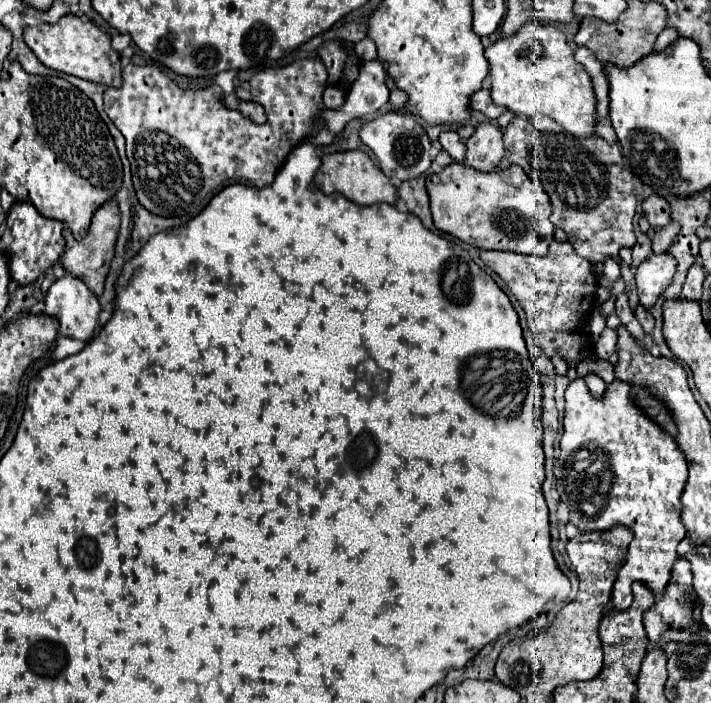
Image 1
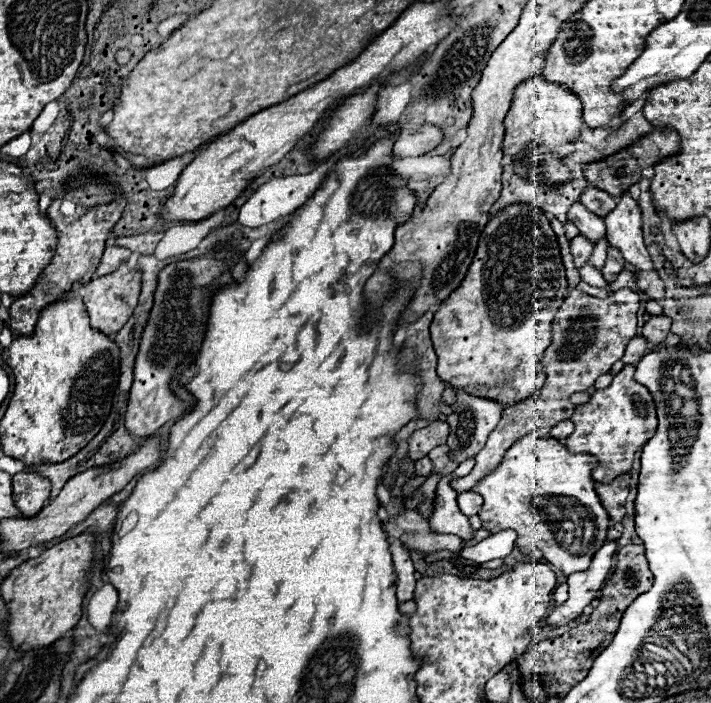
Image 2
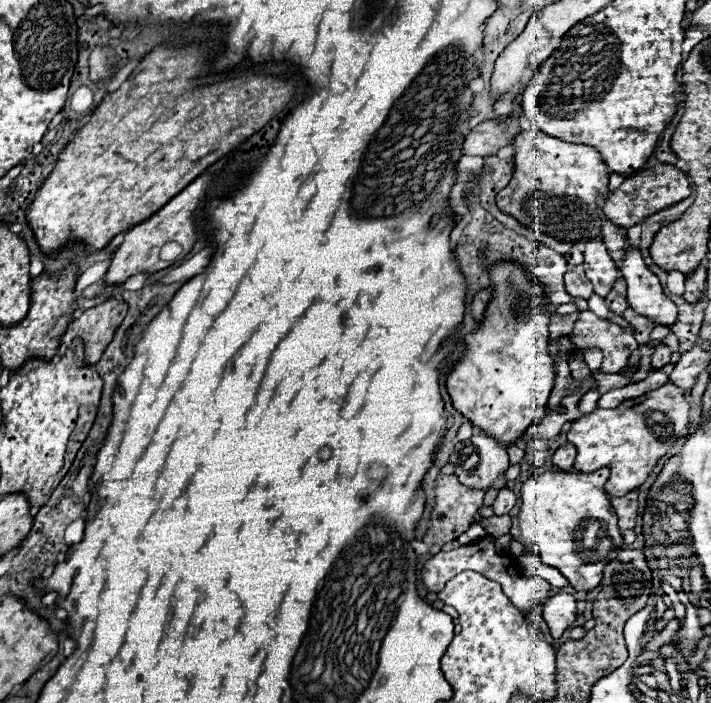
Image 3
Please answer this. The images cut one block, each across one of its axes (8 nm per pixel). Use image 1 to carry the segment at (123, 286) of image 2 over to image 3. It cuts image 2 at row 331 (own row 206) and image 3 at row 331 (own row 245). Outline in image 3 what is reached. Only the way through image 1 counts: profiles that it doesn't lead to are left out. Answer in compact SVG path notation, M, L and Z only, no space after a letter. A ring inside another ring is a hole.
M108 298L102 304L84 310L84 314L76 318L62 336L58 356L64 356L66 348L74 338L82 338L86 346L86 362L96 364L102 352L106 350L106 346L112 342L114 332L122 324L126 312L128 304L116 298Z

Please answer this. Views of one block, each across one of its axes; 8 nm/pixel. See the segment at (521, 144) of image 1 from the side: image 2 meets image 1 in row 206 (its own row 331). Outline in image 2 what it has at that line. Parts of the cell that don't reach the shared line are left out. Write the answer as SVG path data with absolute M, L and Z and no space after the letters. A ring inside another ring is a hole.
M628 288L612 292L608 298L596 298L580 290L572 290L568 298L564 298L552 322L552 344L546 350L542 362L546 372L544 386L530 400L504 408L500 424L488 436L486 446L476 454L476 466L472 468L472 472L458 480L452 480L450 486L456 492L472 490L488 472L492 472L492 468L496 468L496 464L500 464L504 452L512 446L512 442L520 440L520 436L528 436L540 428L550 430L560 424L560 420L570 420L576 408L570 402L570 396L594 386L596 378L608 374L612 364L624 356L626 344L634 338L636 332L638 308L640 298Z

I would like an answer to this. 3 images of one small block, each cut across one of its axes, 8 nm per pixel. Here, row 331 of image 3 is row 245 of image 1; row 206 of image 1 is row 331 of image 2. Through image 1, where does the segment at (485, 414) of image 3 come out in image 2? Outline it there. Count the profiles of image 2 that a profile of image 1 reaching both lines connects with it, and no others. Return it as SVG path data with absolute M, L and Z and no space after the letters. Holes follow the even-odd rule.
M514 204L514 206L502 208L486 224L486 228L484 228L484 232L480 236L480 242L478 242L478 250L476 250L474 262L470 264L468 276L464 278L460 288L456 292L452 292L452 296L434 314L434 320L432 320L432 326L430 326L430 336L432 336L434 350L438 354L438 376L444 382L448 382L452 388L456 388L456 390L466 390L472 396L496 400L502 406L518 404L520 400L528 400L528 396L534 396L534 392L542 388L544 378L546 378L546 374L542 370L542 356L544 356L548 344L552 342L550 324L552 324L552 320L556 316L556 308L560 308L560 304L564 300L566 290L568 290L568 282L566 282L566 274L564 274L564 264L562 264L562 258L560 258L560 248L558 248L556 236L552 232L550 224L548 224L548 216L538 206L532 206L532 204Z

